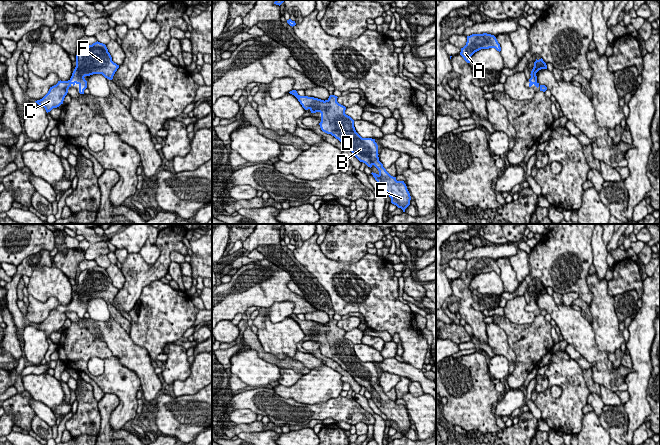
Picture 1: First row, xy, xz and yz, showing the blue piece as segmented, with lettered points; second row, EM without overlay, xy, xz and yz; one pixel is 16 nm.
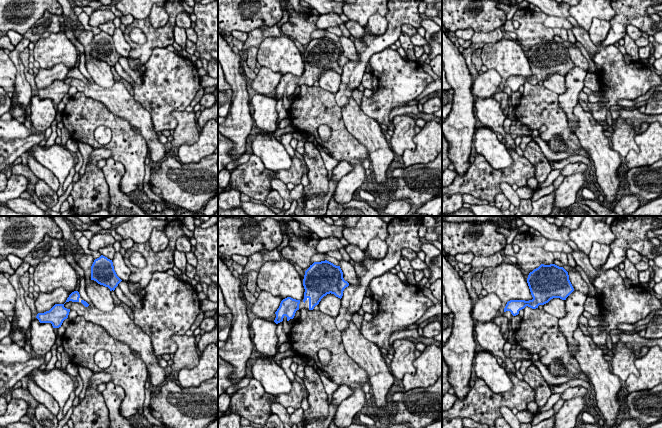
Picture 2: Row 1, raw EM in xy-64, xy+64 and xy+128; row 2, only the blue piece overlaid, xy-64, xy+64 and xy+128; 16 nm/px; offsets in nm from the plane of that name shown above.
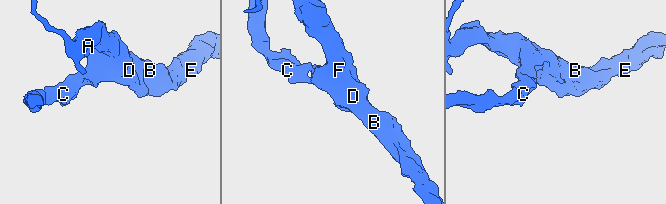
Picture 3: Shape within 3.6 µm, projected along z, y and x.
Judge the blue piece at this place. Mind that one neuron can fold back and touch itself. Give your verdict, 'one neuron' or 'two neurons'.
one neuron

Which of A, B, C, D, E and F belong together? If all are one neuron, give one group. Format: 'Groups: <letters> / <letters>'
Groups: A B C D E F

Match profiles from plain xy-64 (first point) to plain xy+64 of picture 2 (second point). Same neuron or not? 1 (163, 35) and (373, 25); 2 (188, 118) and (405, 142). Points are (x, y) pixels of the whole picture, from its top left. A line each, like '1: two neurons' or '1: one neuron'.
1: two neurons
2: one neuron

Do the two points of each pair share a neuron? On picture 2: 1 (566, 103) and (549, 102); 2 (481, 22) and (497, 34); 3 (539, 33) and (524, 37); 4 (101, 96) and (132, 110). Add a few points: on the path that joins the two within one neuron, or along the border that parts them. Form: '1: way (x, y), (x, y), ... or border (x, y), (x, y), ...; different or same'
1: border (558, 95), (558, 106), (565, 114), (568, 124); different
2: border (499, 27), (487, 32), (474, 32); different
3: way (535, 33), (528, 34); same
4: way (109, 96), (116, 98), (124, 105); same

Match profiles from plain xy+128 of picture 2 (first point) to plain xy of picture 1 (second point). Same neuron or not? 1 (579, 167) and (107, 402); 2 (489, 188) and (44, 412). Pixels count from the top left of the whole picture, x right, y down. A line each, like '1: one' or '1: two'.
1: one
2: two

